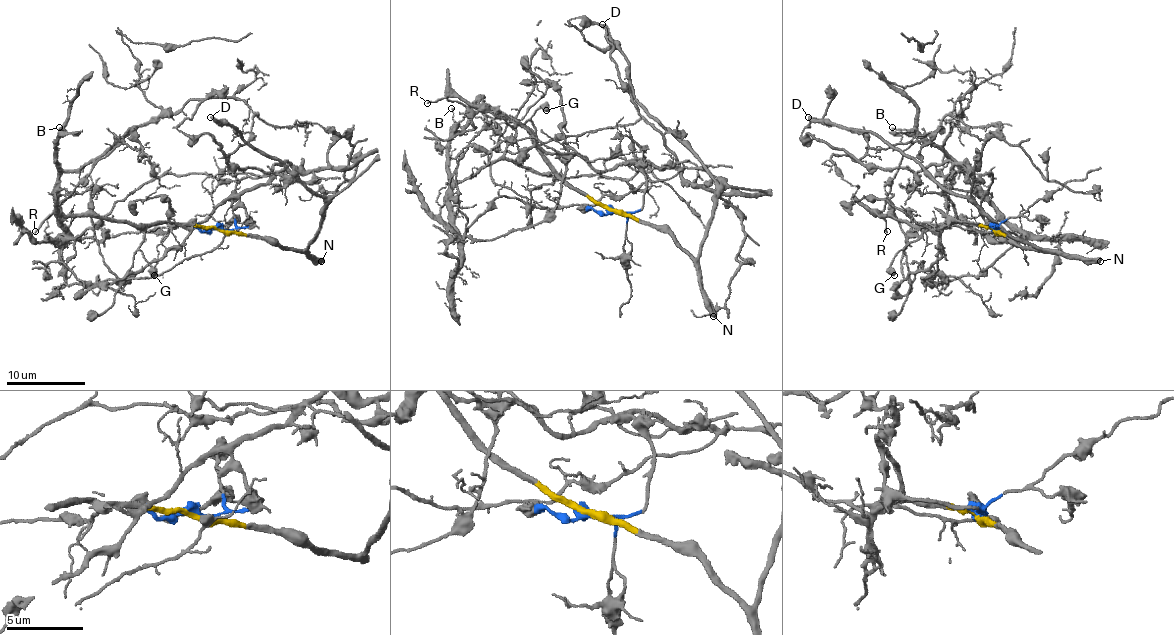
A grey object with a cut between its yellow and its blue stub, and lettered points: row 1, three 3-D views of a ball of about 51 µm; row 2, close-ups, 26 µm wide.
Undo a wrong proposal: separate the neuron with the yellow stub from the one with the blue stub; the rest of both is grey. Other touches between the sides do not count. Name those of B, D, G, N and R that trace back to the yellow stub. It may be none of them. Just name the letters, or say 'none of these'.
D, G, N, R

